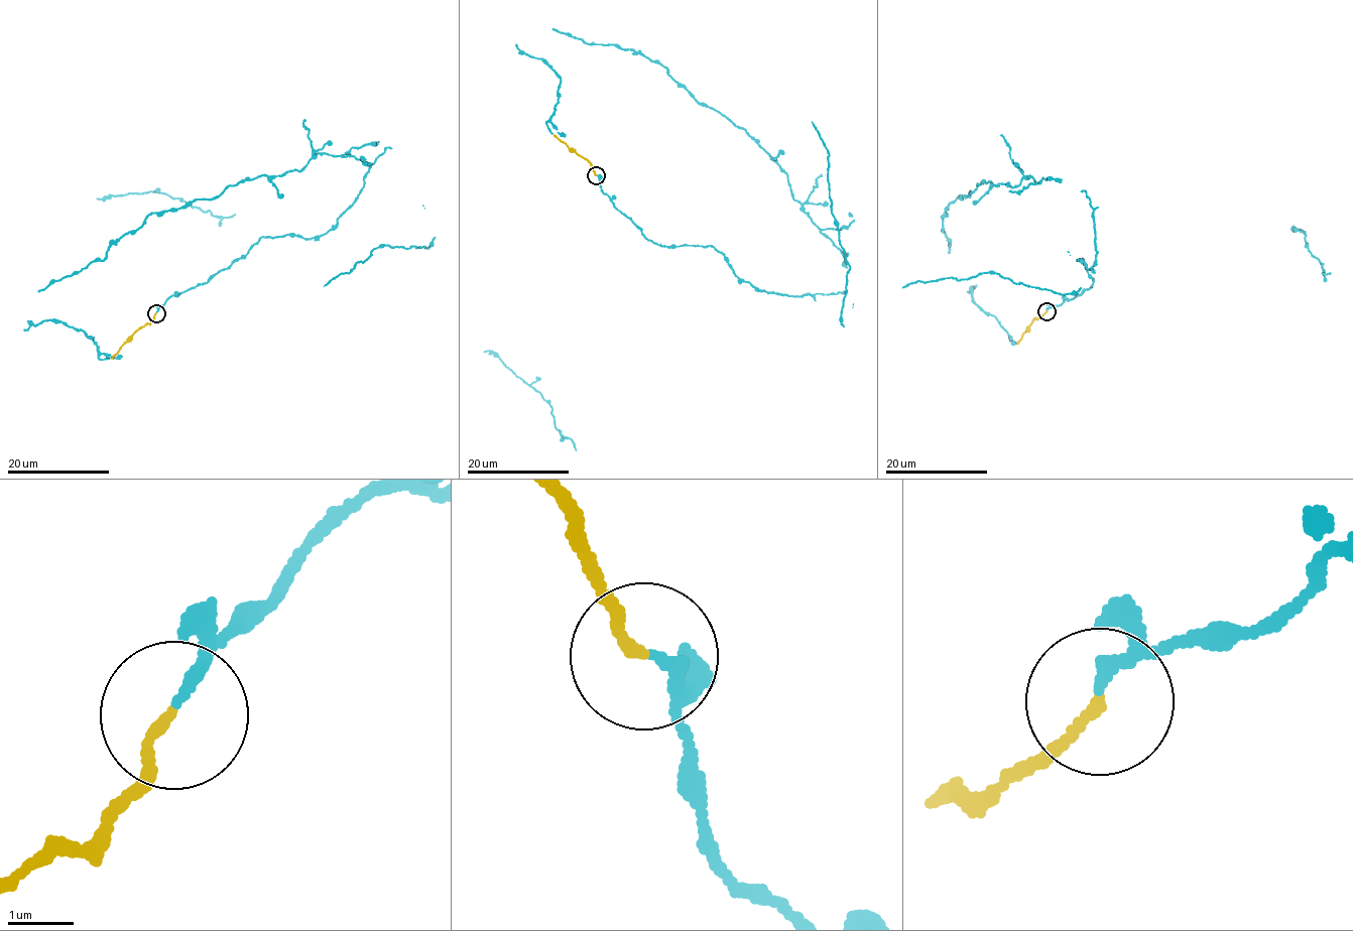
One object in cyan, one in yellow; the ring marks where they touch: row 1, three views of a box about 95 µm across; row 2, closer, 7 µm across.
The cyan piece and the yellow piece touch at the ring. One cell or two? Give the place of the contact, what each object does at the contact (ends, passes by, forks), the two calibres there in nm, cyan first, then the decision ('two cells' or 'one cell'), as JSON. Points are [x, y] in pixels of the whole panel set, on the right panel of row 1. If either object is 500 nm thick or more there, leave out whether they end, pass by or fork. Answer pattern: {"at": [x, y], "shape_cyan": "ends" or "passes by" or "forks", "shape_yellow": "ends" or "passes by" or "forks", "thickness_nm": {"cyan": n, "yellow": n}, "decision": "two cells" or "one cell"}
{"at": [1047, 311], "shape_cyan": "ends", "shape_yellow": "ends", "thickness_nm": {"cyan": 180, "yellow": 140}, "decision": "one cell"}

